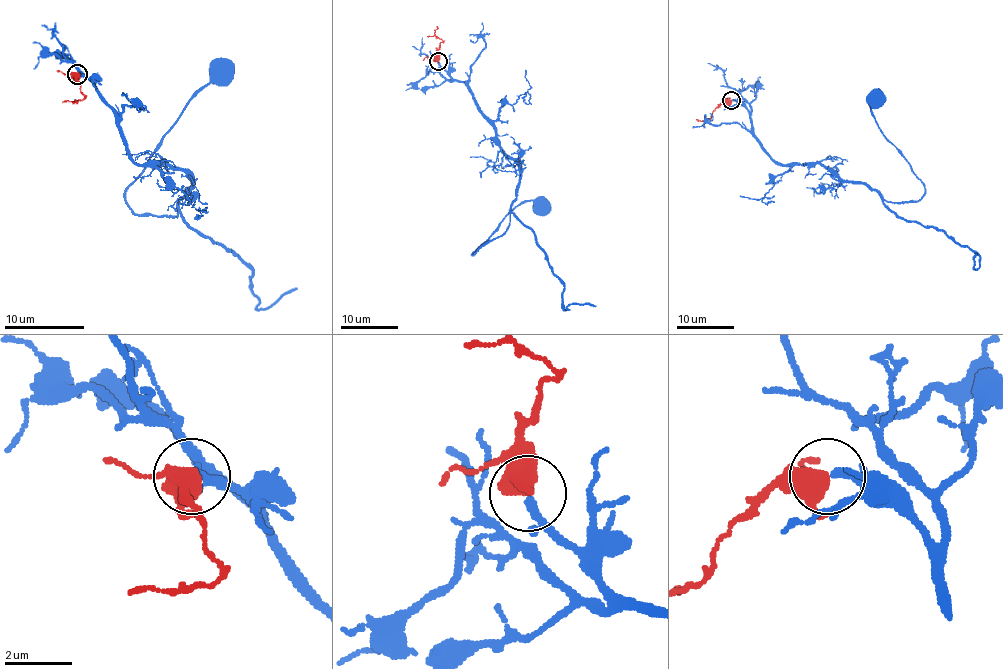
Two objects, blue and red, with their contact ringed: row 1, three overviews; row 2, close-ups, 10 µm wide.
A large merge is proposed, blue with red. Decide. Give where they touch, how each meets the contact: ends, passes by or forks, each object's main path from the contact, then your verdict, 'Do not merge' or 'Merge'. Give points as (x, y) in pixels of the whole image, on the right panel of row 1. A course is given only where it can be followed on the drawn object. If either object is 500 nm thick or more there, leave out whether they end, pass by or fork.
Place: (731, 100). At the ring blue passes by. At the ring red passes by. Course of blue: (732, 101), (777, 164), (820, 164), (886, 201), (918, 201), (924, 182), (876, 122), (875, 98). Course of red: (732, 101), (722, 102), (704, 121), (696, 119). Merge

